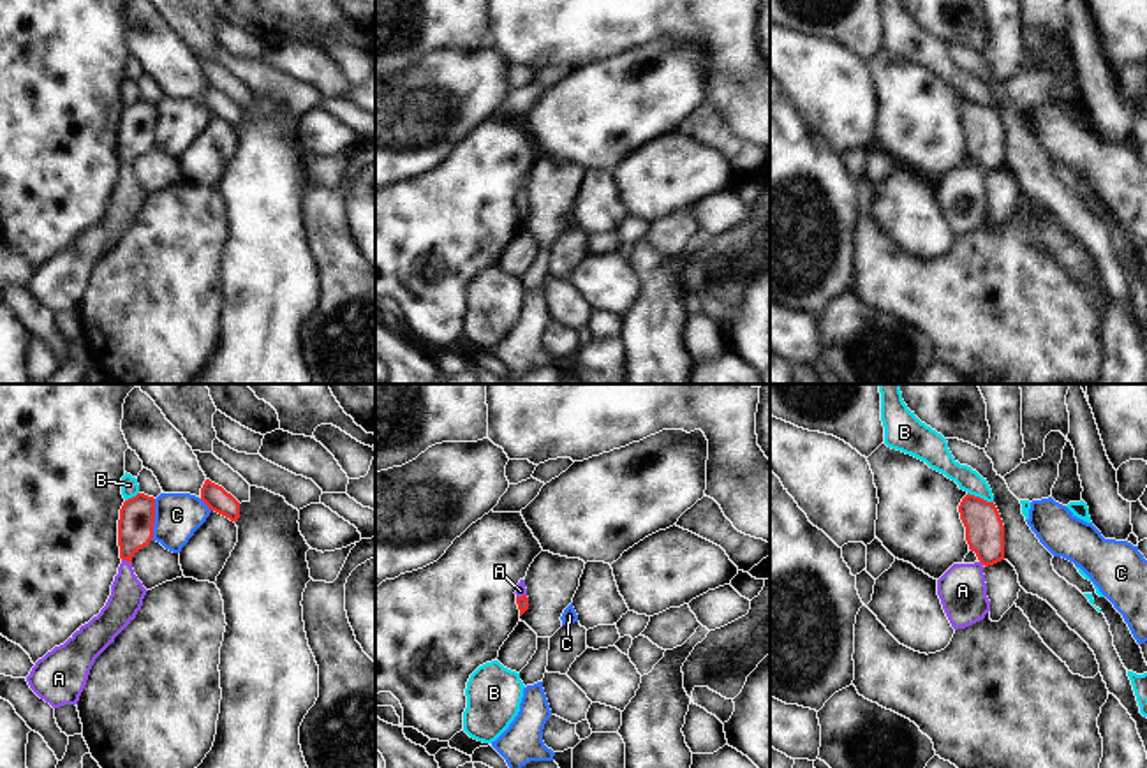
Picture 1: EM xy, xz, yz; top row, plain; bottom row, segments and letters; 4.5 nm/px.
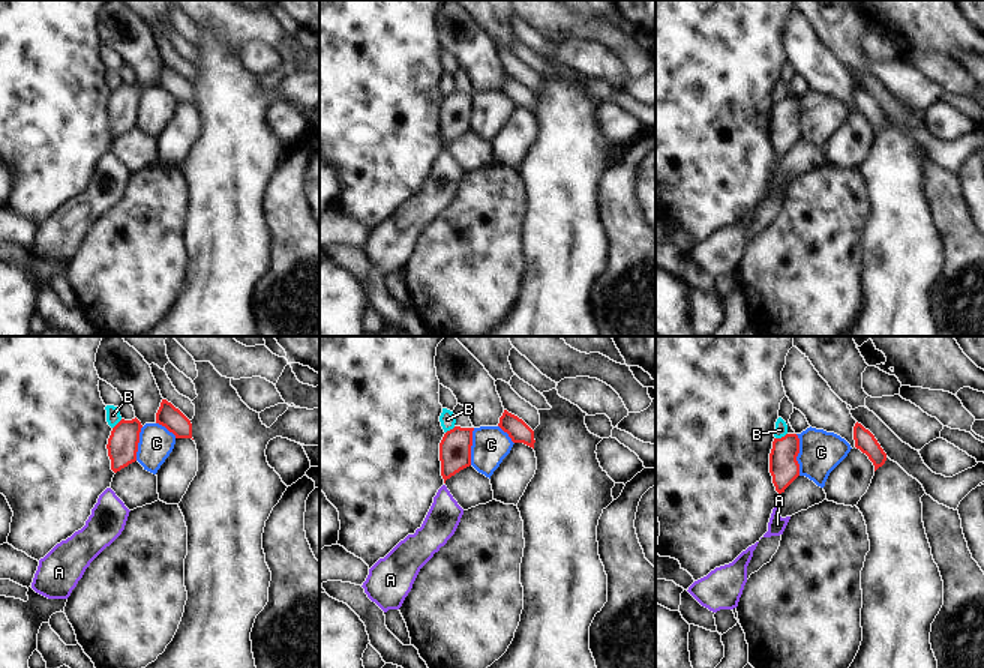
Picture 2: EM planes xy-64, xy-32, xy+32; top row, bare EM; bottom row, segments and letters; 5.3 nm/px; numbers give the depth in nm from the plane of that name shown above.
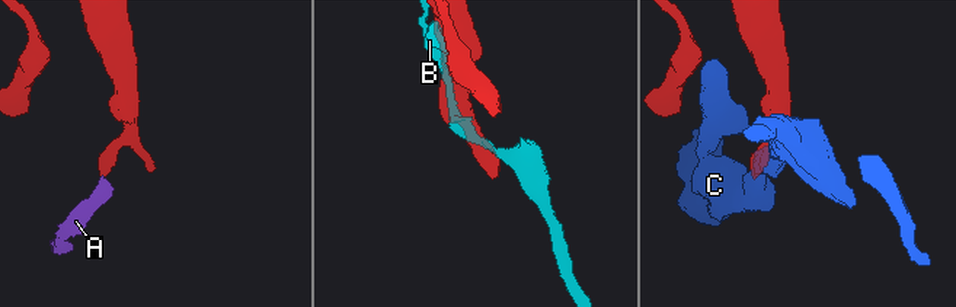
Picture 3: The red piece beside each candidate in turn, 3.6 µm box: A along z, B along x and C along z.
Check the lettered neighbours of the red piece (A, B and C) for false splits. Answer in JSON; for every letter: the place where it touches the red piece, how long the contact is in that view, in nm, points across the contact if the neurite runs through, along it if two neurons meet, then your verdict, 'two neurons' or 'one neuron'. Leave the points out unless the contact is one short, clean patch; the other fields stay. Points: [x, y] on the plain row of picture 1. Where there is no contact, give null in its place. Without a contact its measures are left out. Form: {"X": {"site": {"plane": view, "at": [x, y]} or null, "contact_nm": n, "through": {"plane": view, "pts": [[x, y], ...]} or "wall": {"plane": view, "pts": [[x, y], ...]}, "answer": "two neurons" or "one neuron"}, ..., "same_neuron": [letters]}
{"A": {"site": {"plane": "xy", "at": [127, 166]}, "contact_nm": 50, "through": {"plane": "xy", "pts": [[136, 125], [127, 166], [127, 198]]}, "answer": "one neuron"}, "B": {"site": {"plane": "yz", "at": [978, 103]}, "contact_nm": 130, "answer": "two neurons"}, "C": {"site": {"plane": "xy", "at": [154, 125]}, "contact_nm": 190, "answer": "two neurons"}, "same_neuron": ["A"]}

